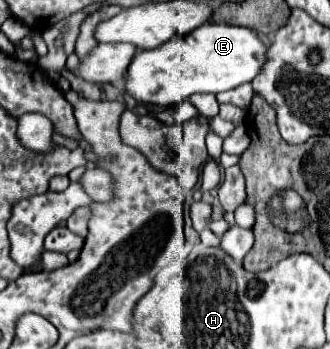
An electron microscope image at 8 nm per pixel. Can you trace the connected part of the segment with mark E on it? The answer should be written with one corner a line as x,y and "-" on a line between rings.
204,23
192,33
178,33
164,45
140,51
134,55
126,69
124,93
142,103
152,105
180,105
194,93
220,93
234,89
242,83
250,83
266,63
268,45
252,29
224,25
224,23

